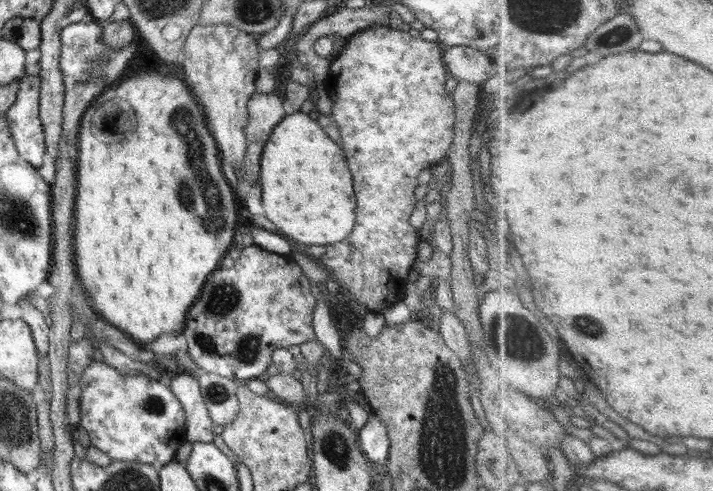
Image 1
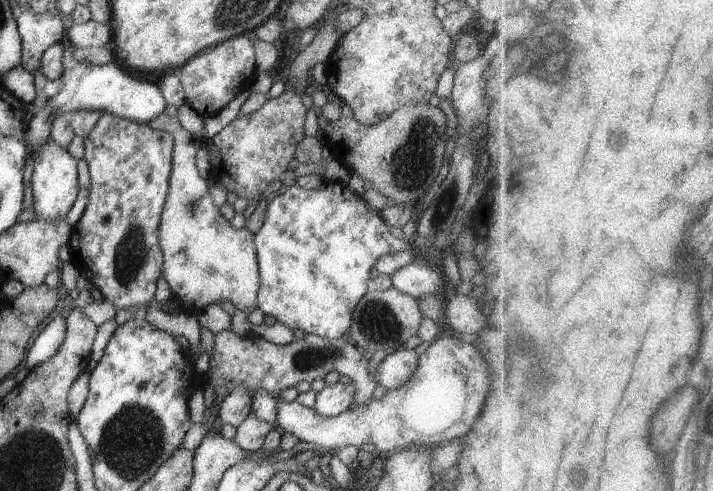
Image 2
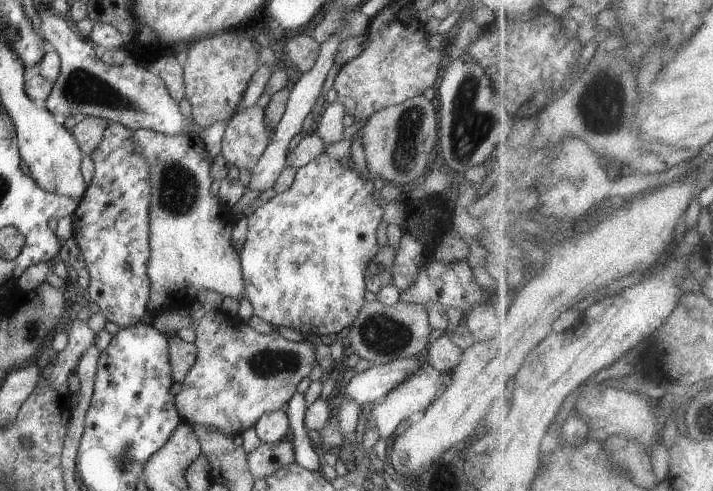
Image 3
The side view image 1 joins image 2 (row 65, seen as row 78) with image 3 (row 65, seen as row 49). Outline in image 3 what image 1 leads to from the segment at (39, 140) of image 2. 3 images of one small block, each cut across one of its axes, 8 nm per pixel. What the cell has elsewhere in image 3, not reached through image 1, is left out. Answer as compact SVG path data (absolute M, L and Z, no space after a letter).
M38 8L39 30L54 46L61 60L61 72L53 83L50 96L42 103L54 116L98 117L117 122L130 131L146 129L168 134L168 136L192 136L201 138L204 127L198 126L192 118L186 118L178 103L170 96L161 78L136 63L110 66L103 63L97 48L87 38L80 36L68 16L62 16L50 9Z

